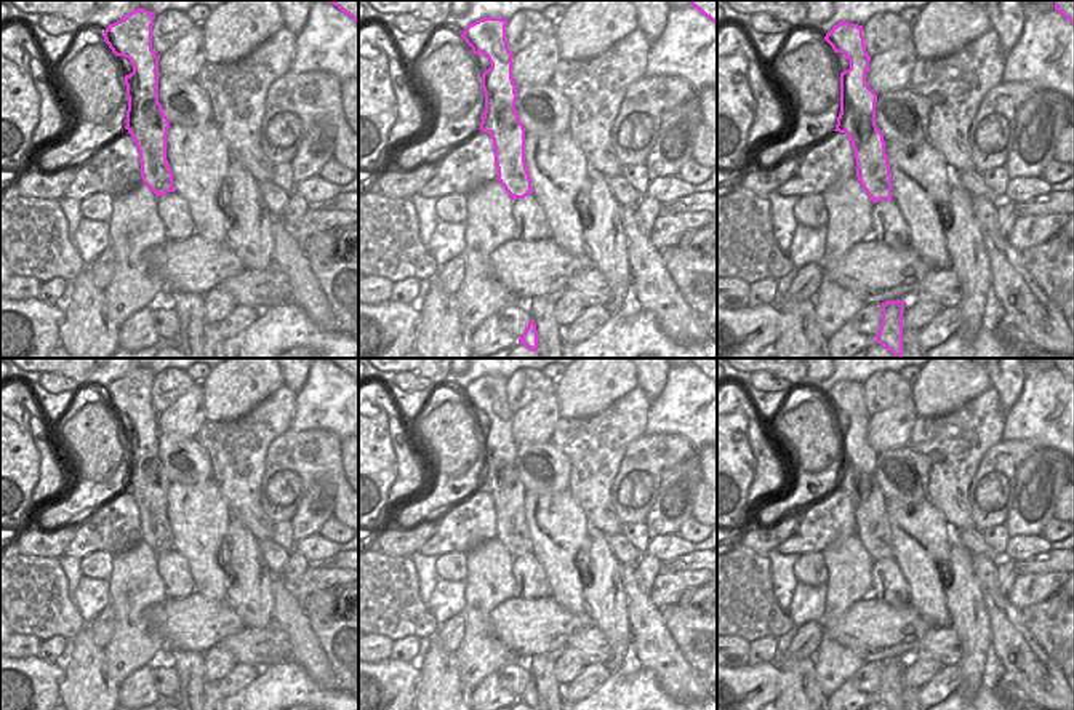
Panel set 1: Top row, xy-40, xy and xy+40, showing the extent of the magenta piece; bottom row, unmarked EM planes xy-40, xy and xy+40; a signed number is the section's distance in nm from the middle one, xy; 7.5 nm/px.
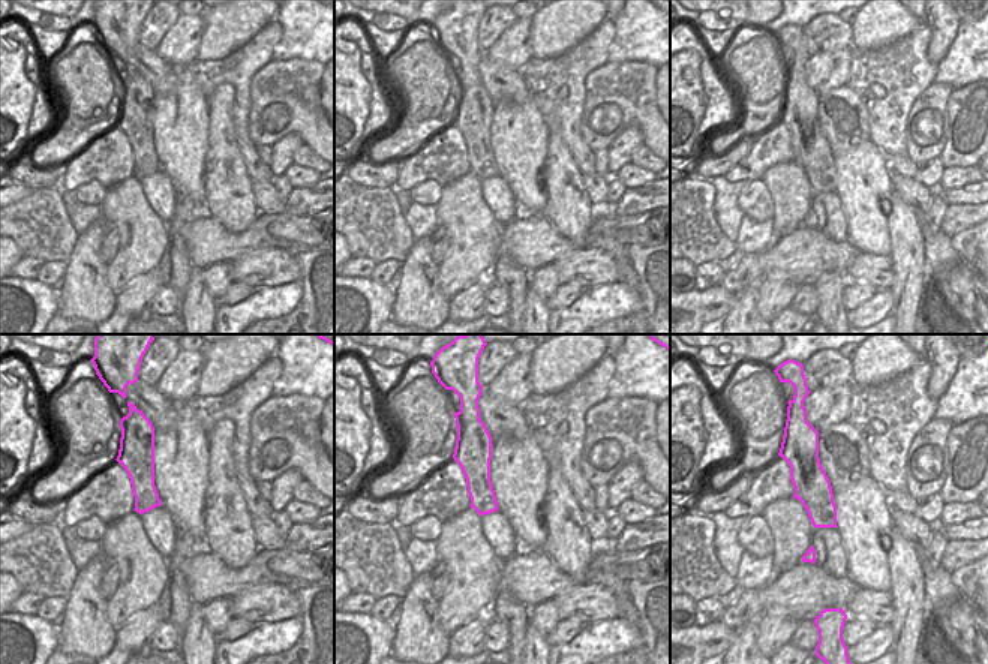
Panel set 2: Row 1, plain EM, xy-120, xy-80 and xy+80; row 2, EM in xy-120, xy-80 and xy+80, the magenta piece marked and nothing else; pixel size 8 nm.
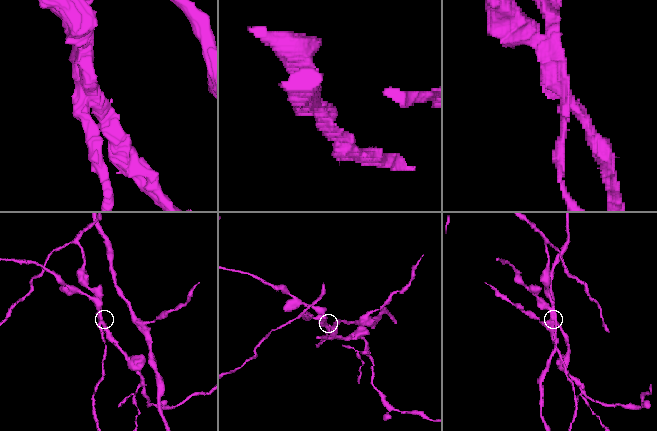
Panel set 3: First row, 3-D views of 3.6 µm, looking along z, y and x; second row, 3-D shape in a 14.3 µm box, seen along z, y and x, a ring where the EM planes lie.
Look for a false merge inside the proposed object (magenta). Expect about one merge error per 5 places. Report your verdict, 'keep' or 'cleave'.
cleave

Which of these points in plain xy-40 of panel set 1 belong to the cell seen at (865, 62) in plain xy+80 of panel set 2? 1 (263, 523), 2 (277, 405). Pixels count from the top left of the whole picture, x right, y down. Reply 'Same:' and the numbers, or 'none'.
Same: 1, 2

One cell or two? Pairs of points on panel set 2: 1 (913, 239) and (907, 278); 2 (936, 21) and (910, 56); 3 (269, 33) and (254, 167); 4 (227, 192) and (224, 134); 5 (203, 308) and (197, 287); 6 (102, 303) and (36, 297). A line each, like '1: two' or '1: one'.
1: one
2: two
3: one
4: one
5: one
6: two

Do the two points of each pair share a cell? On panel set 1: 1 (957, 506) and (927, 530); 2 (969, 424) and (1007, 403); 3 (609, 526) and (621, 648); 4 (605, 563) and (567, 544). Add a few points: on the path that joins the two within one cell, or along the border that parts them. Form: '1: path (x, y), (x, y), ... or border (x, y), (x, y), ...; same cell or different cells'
1: border (927, 499), (953, 531); different cells
2: border (991, 387), (1005, 411); different cells
3: border (593, 528), (605, 536); different cells
4: border (593, 530), (589, 578), (588, 586), (581, 592); different cells

